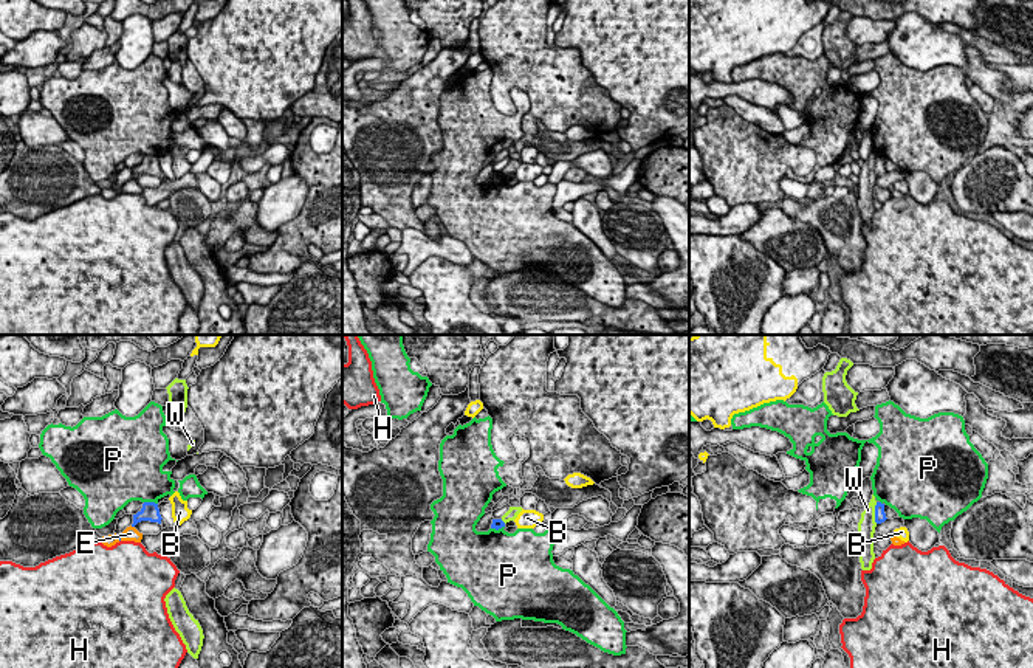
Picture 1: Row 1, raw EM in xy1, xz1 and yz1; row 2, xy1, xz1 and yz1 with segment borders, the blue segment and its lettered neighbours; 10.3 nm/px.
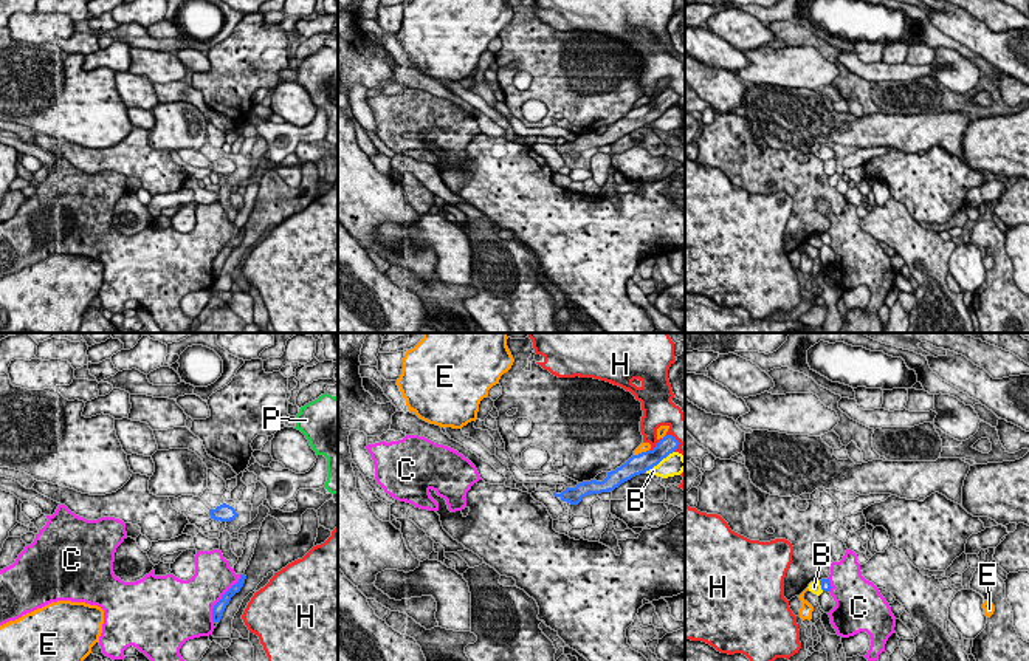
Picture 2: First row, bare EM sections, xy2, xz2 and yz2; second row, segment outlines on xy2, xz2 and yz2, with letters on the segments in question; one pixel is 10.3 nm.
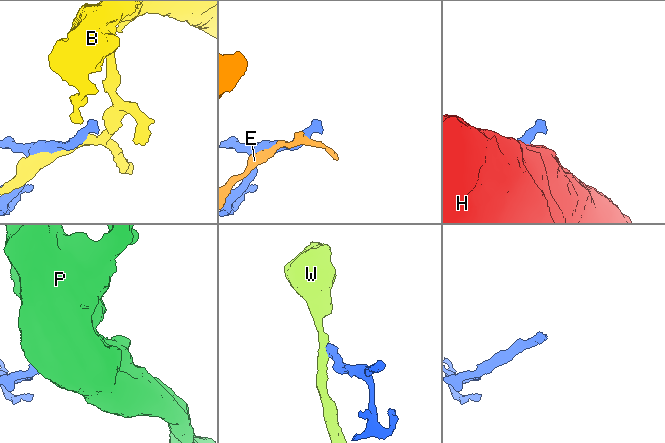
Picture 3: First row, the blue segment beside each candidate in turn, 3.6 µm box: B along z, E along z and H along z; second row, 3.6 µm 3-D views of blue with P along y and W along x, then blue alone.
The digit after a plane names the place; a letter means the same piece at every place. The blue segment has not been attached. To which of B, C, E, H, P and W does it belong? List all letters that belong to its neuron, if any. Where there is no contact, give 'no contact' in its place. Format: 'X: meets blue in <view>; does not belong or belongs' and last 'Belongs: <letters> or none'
B: meets blue in xz2; does not belong
C: meets blue in xy2; does not belong
E: meets blue in xz2; does not belong
H: meets blue in xz2; does not belong
P: meets blue in xy1; does not belong
W: meets blue in yz1; does not belong
Belongs: none

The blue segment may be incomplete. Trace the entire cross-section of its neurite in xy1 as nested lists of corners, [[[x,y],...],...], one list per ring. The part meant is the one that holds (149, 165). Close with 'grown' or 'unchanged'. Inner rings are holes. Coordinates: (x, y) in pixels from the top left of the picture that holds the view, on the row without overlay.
[[[144,155],[142,161],[136,167],[133,167],[132,180],[135,180],[141,174],[150,174],[150,175],[161,177],[161,172],[163,170],[160,167],[158,157],[155,157],[155,155]]]; unchanged

